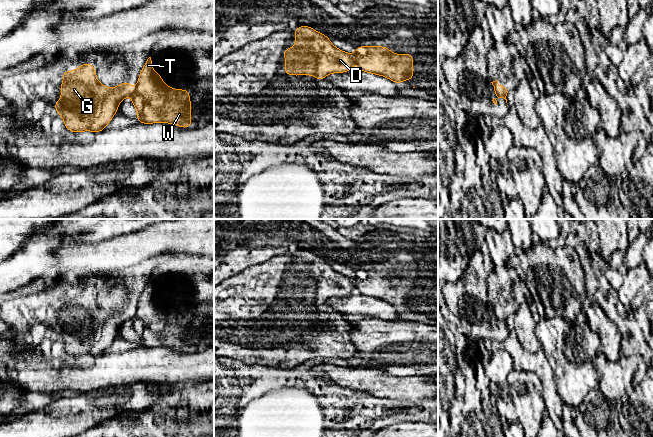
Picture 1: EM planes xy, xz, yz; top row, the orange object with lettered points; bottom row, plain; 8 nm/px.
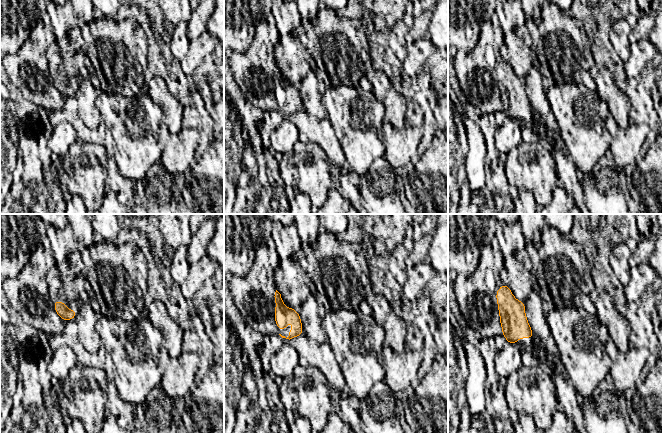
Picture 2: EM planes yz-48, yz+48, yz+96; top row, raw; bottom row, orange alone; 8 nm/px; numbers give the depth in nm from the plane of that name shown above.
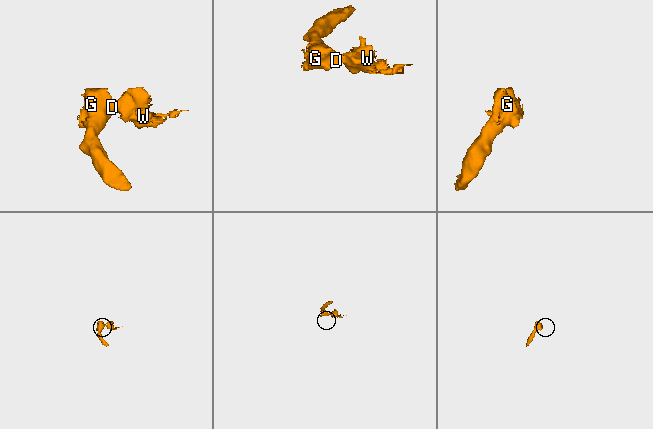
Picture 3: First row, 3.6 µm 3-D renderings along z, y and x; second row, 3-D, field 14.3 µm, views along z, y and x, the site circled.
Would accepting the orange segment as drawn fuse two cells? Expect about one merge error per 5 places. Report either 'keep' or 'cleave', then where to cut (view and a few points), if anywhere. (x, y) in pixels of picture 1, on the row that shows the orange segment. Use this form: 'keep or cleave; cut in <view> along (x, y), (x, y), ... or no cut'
cleave; cut in xz along (352, 54), (355, 62)

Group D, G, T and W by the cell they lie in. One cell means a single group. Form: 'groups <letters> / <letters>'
groups D G / T W

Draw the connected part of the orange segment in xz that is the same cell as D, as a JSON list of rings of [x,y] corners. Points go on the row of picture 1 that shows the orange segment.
[[[300,26],[293,32],[295,46],[282,52],[286,75],[311,75],[321,80],[331,73],[348,72],[355,64],[353,54],[336,48],[328,36],[312,27]]]

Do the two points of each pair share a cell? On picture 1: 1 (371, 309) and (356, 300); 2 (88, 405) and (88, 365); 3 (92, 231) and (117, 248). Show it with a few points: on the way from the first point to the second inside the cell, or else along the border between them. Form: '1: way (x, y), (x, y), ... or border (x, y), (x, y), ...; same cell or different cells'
1: way (367, 306), (360, 304); same cell
2: border (105, 389), (78, 395), (67, 395); different cells
3: border (127, 233), (103, 240), (91, 241); different cells

